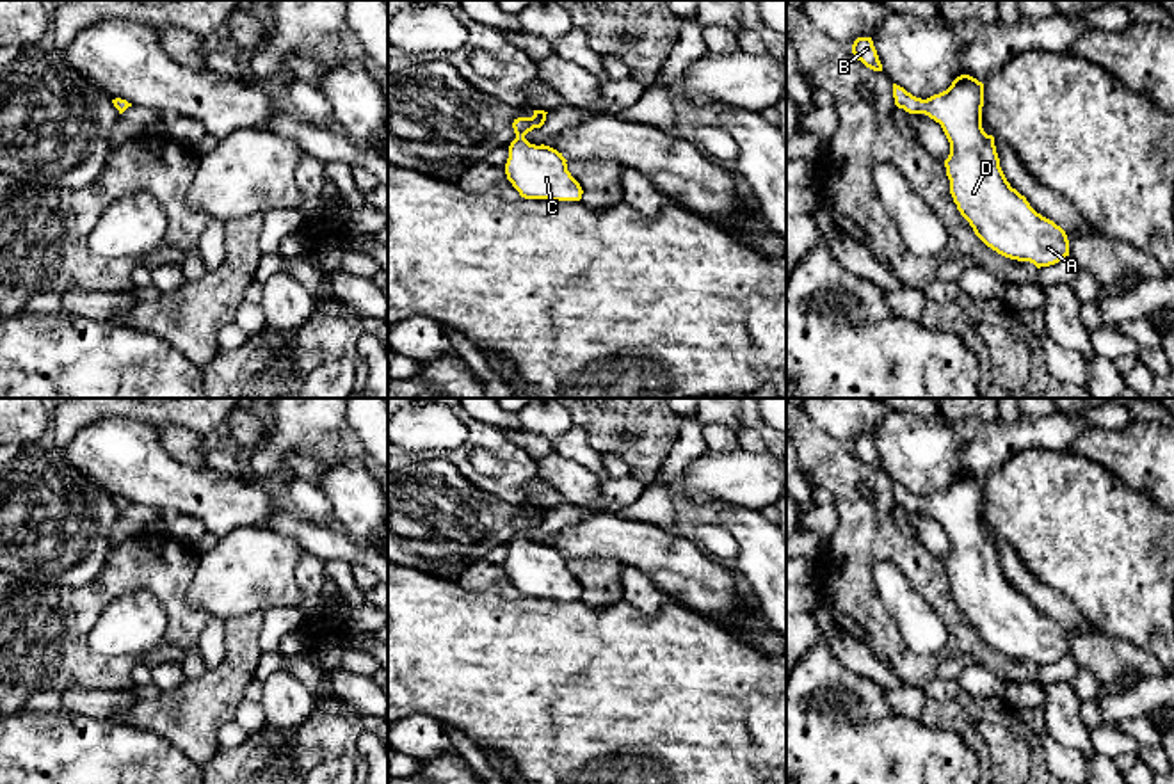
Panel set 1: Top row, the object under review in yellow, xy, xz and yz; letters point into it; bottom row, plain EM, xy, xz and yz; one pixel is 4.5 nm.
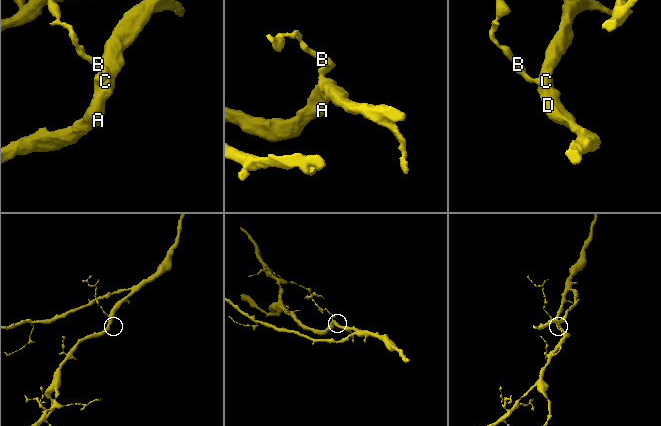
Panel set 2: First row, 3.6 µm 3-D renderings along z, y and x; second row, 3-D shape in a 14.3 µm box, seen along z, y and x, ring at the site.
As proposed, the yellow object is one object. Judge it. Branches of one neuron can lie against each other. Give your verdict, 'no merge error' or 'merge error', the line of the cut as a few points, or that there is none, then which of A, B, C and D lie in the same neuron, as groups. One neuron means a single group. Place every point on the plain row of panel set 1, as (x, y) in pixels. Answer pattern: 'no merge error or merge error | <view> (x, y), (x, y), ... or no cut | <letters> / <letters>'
no merge error | no cut | A B C D

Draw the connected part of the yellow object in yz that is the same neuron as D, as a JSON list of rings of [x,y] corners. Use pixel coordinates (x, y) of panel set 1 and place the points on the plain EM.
[[[969,473],[927,498],[893,482],[898,507],[925,512],[941,523],[950,553],[945,558],[950,592],[975,633],[998,652],[1037,667],[1069,654],[1065,629],[1037,612],[1007,580],[994,535],[982,526],[984,482]]]

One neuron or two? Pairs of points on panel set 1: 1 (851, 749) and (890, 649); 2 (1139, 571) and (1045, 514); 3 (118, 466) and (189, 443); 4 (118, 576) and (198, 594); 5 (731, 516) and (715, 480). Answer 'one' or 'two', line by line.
1: two
2: one
3: two
4: two
5: two

